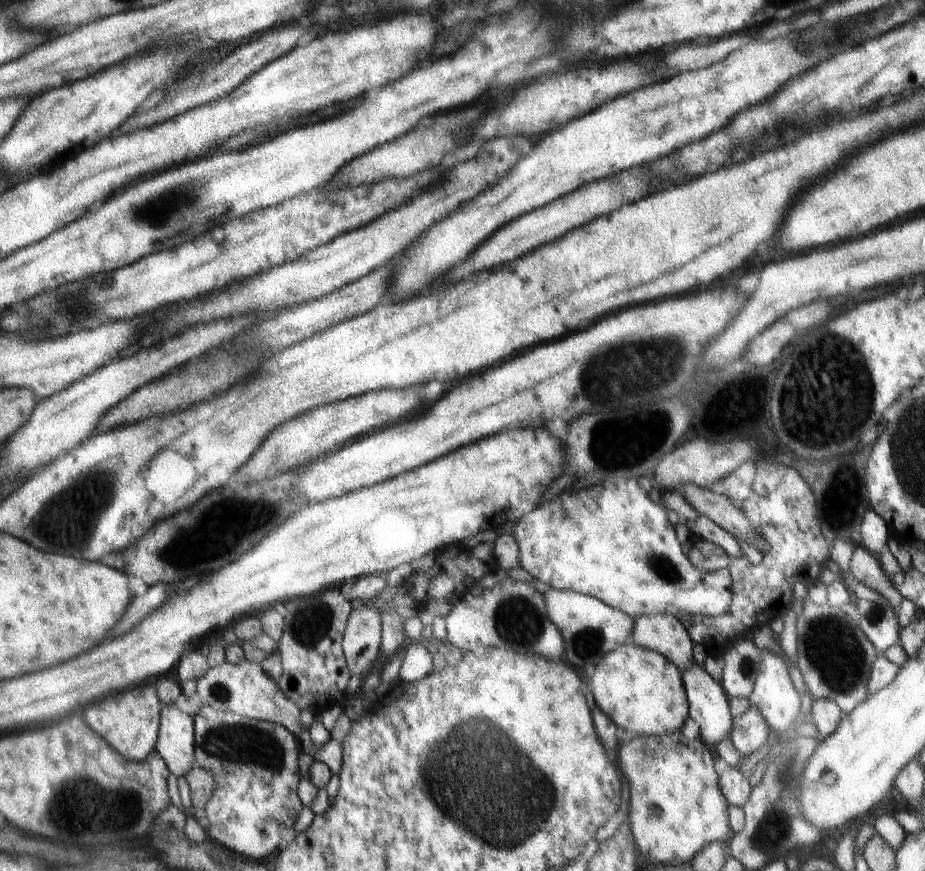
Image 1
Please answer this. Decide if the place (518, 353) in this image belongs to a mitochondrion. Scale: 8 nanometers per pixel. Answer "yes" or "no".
no

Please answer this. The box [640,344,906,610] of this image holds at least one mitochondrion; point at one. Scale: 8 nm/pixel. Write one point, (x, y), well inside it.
(837, 515)

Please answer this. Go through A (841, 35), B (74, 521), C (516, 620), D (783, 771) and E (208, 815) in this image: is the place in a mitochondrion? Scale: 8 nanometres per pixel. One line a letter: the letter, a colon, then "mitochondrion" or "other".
A: other
B: mitochondrion
C: mitochondrion
D: mitochondrion
E: other

